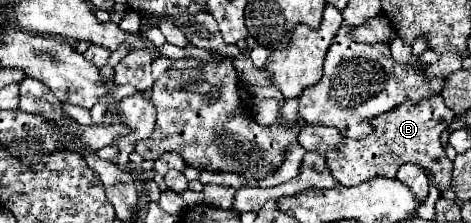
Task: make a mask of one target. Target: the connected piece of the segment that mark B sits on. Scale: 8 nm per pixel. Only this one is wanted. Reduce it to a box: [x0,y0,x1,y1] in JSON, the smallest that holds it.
[325,96,455,190]

